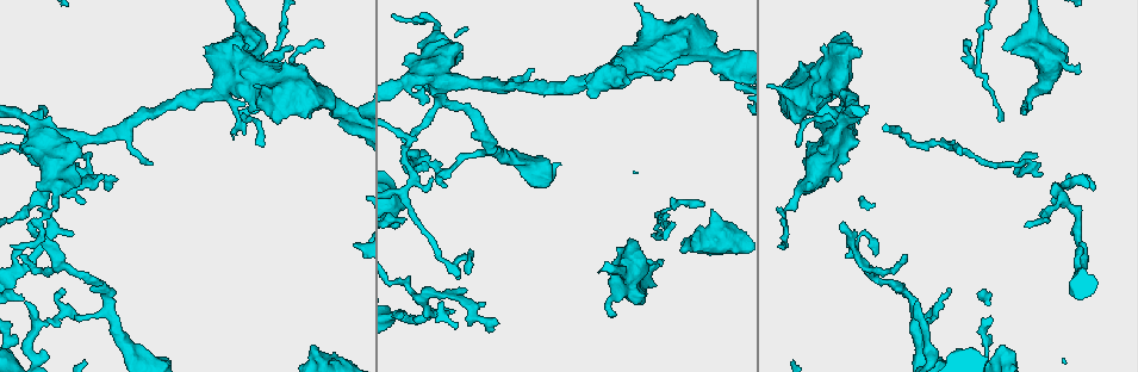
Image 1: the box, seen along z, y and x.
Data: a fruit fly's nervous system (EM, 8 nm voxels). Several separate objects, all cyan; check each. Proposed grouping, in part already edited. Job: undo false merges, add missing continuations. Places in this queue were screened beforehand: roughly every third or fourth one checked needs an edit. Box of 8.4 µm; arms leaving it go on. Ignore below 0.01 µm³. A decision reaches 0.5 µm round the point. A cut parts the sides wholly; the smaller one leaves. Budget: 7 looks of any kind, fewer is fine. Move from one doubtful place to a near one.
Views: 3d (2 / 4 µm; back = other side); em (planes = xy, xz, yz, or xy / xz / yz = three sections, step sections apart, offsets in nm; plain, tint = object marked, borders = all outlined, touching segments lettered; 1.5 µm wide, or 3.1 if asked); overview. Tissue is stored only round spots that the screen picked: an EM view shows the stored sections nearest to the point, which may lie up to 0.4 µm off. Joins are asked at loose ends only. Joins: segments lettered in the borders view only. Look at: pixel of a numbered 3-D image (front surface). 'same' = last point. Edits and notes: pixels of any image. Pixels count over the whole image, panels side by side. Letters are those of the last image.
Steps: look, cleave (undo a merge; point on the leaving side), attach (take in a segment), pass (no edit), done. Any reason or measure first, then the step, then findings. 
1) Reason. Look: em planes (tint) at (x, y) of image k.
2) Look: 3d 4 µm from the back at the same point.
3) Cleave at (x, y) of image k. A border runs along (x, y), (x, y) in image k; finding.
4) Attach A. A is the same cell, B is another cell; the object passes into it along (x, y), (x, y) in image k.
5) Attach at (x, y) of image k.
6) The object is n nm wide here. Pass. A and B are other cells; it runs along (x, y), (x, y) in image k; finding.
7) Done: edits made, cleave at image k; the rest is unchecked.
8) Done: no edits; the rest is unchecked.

Branch stops here. Look: em yz step 8 (borders) at (839, 225) of image 1.

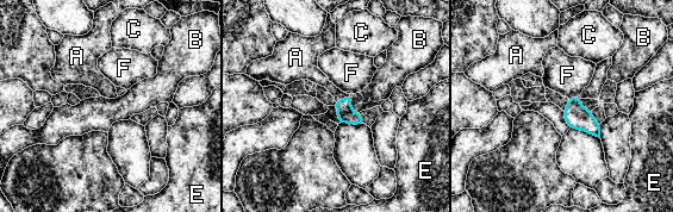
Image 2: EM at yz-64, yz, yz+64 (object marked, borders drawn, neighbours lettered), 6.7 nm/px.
Cut it another way. Look: em xy step 8 (borders) at the same point.

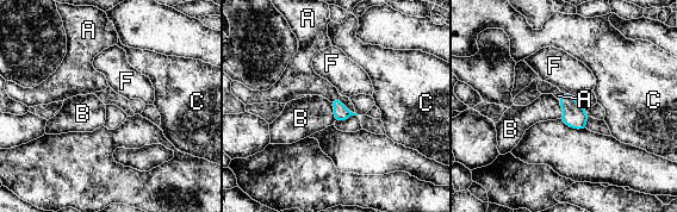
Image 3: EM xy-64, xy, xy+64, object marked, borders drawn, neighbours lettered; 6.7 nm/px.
Attach A. A is the same cell, B, C and F are other cells; the neuron continues.

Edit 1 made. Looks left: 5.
Abrupt turn. Look: 3d 2 µm from the back at (69, 307) of image 1.

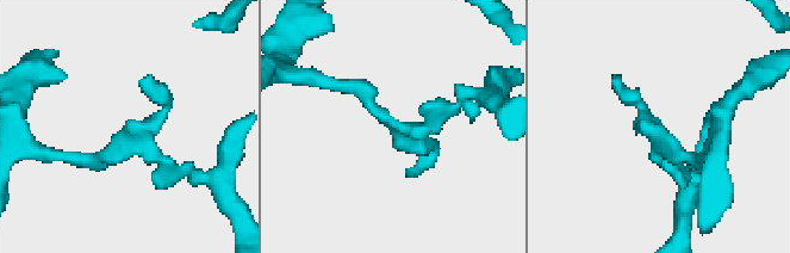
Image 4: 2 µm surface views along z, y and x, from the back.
Look: em planes (borders) at (658, 137) of image 4.

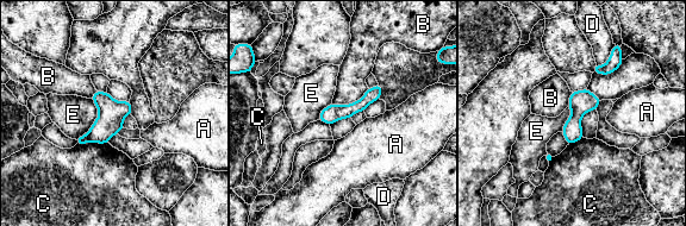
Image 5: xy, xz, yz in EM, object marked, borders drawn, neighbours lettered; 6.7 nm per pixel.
Cleave at (83, 139) of image 5. A, B, C, D and E are other cells; a border runs along (86, 136), (89, 140) in image 5; a second neuron is stuck on.

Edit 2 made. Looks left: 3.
See it whole again. Look: overview.

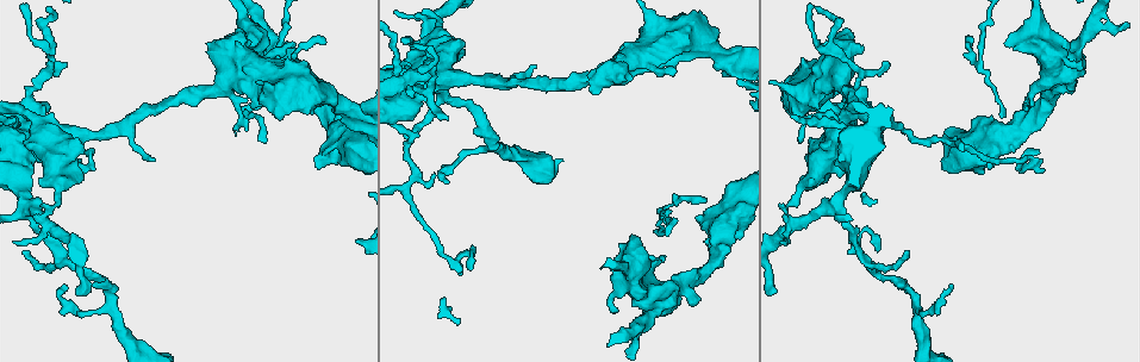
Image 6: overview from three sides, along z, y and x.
Thick end. Look: 3d 4 µm at (988, 166) of image 6.

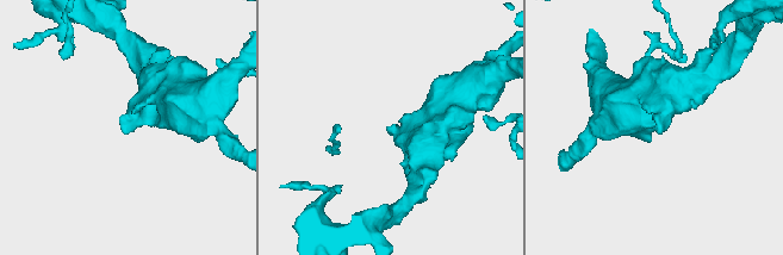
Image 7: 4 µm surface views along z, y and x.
Need the tissue. Look: em planes (borders) at (391, 132) of image 7.

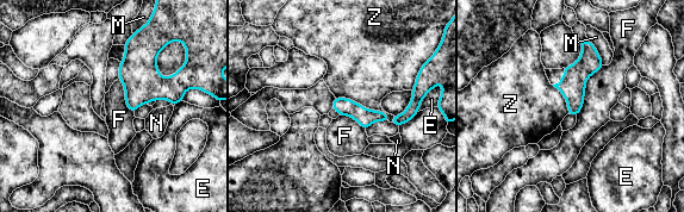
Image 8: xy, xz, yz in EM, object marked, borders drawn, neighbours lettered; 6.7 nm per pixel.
The longest contact is with Z, 400 nm. Pass. E, F, M, N and Z are other cells; a border runs along (603, 66), (588, 79), (577, 116) in image 8; no lettered segment goes on from it.

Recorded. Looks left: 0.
Done: edits made, attach at image 3, cleave at image 5; the rest is unchecked.

